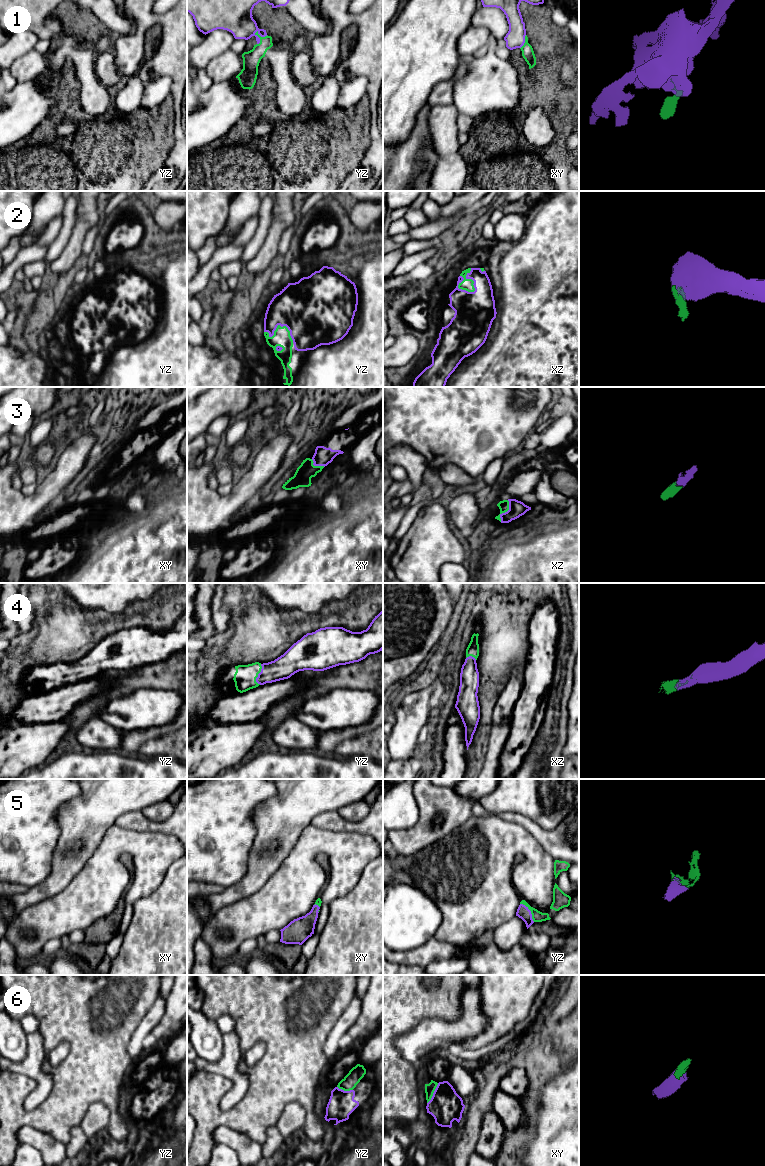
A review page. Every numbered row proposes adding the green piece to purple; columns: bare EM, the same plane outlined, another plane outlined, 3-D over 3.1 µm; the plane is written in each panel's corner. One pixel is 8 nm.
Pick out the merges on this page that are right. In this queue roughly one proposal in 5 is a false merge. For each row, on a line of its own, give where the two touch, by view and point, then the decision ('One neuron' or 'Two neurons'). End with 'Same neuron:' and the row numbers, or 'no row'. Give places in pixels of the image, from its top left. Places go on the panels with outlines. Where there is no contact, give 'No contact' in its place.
1: Touches purple at yz (258, 37). One neuron
2: Touches purple at xz (463, 279). One neuron
3: Touches purple at xz (505, 512). One neuron
4: Touches purple at yz (258, 674). One neuron
5: Touches purple at yz (530, 911). One neuron
6: Touches purple at xy (433, 1093). One neuron
Same neuron: 1, 2, 3, 4, 5, 6

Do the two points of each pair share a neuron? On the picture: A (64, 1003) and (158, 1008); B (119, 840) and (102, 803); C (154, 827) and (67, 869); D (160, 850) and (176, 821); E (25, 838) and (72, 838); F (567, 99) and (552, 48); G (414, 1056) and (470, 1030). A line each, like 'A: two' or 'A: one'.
A: two
B: two
C: two
D: two
E: two
F: one
G: one

